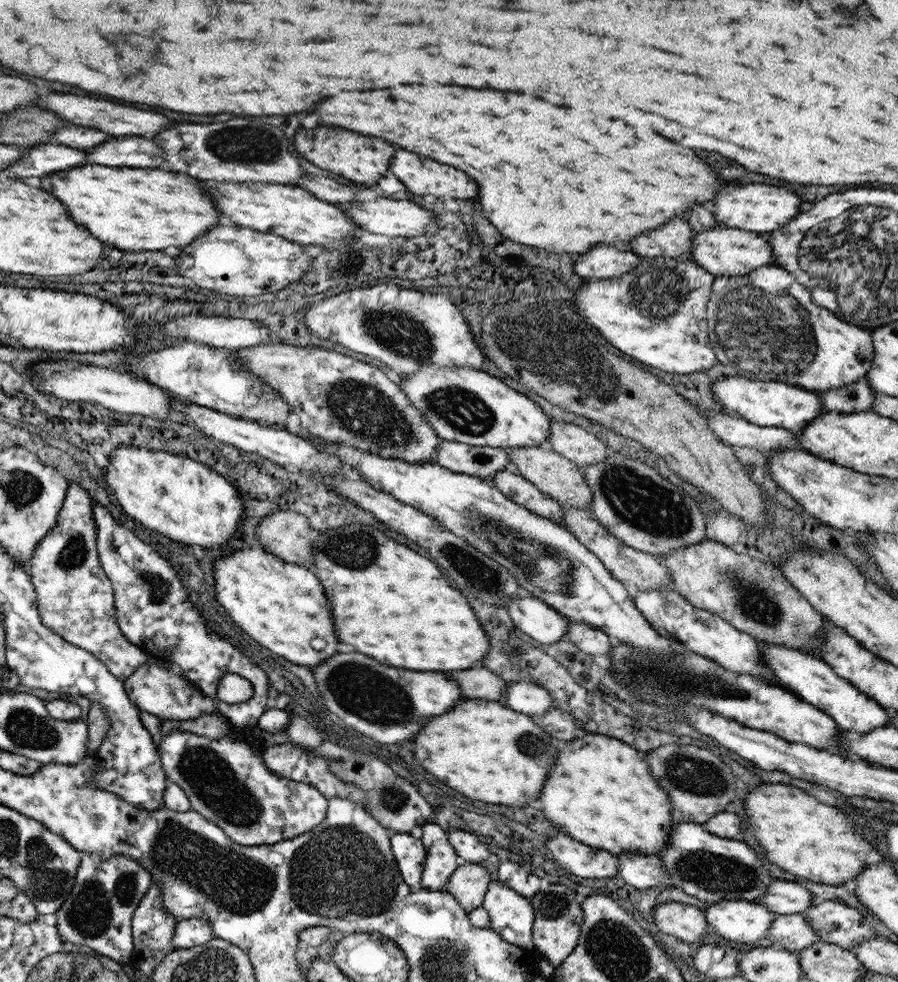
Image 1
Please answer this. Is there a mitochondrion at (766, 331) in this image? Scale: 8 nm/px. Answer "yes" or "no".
yes

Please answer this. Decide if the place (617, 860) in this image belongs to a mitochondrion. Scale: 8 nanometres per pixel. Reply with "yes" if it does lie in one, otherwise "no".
no

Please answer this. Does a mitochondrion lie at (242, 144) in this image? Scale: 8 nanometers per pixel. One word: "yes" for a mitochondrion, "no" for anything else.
yes

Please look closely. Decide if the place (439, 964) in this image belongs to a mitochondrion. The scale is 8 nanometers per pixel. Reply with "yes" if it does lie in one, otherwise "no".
yes

